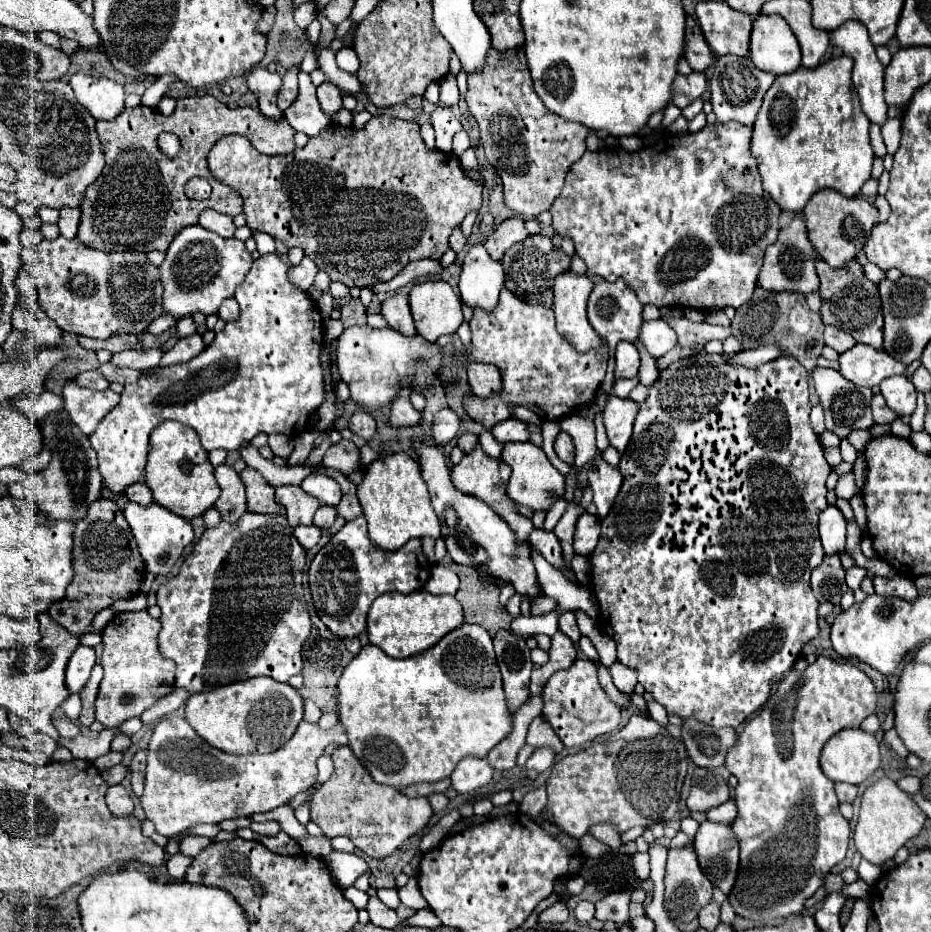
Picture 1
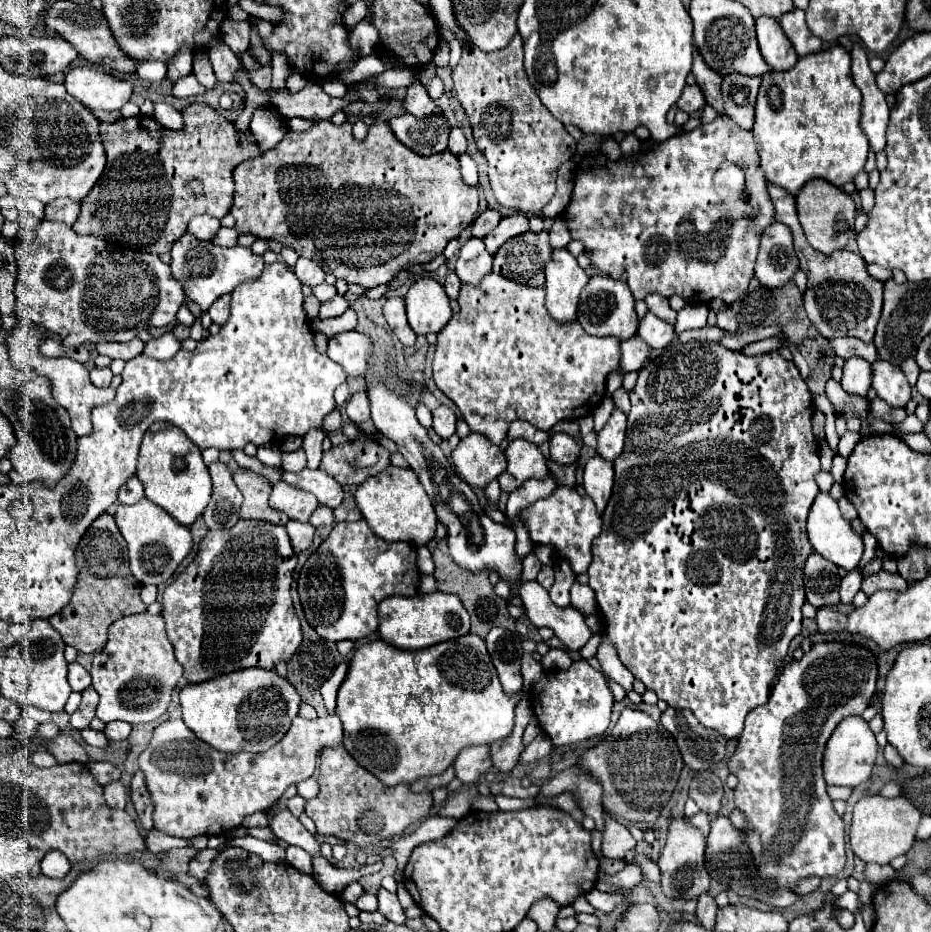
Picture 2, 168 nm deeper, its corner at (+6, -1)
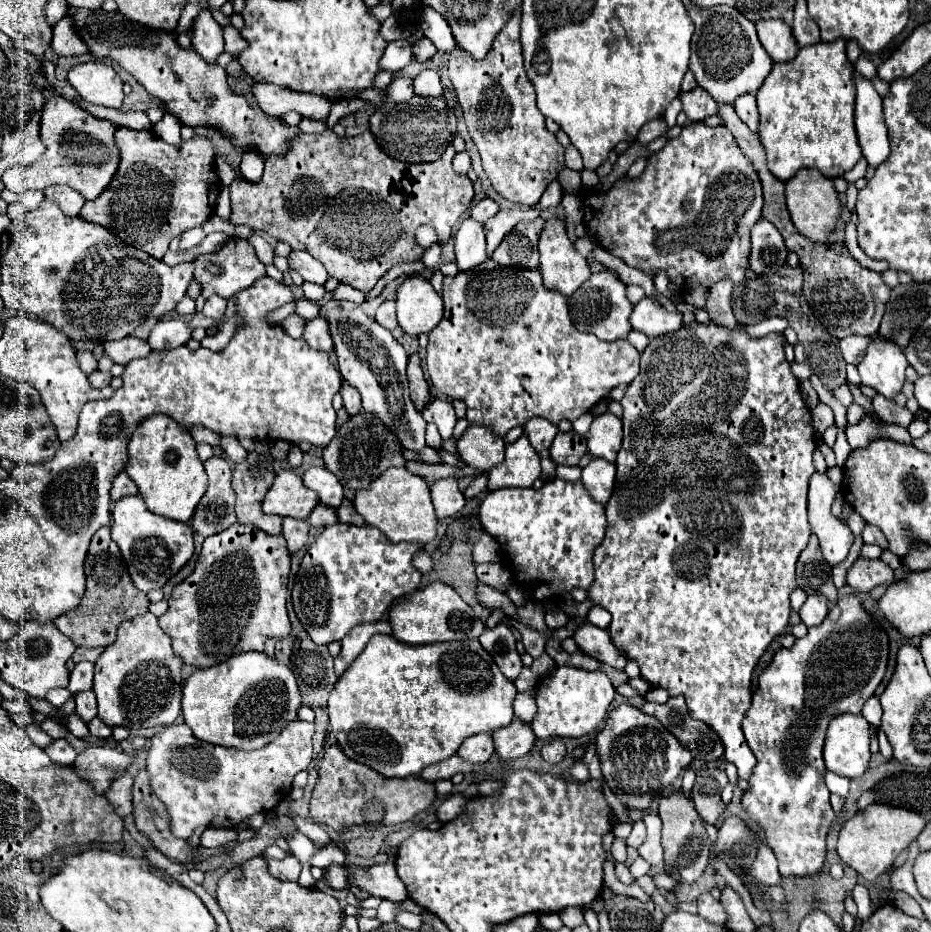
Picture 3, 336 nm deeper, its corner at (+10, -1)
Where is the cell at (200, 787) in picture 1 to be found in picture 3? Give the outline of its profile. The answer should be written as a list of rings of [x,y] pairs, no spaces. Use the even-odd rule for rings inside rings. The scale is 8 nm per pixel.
[[[296,719],[290,721],[288,727],[278,735],[278,739],[268,743],[266,747],[258,751],[240,751],[234,747],[218,747],[218,745],[202,743],[192,735],[192,731],[184,723],[162,727],[150,739],[146,771],[150,777],[150,787],[154,789],[158,799],[166,805],[172,835],[178,839],[188,839],[202,825],[234,829],[254,813],[270,813],[272,809],[276,809],[276,805],[282,799],[286,799],[294,775],[306,771],[312,763],[312,735],[314,735],[314,723]]]

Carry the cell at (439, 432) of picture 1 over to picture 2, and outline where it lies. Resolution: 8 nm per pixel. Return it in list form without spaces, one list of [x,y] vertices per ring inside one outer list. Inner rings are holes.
[[[438,405],[434,411],[434,431],[442,437],[442,439],[450,439],[456,431],[456,415],[450,407],[446,405]]]

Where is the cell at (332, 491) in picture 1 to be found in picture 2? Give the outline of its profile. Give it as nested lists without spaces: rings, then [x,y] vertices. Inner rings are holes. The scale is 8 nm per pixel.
[[[302,469],[298,473],[282,471],[282,481],[316,495],[320,505],[336,509],[342,503],[342,485],[320,469]]]

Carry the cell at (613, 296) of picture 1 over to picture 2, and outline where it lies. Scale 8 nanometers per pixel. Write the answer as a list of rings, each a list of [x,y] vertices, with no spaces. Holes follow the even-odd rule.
[[[596,275],[588,281],[580,295],[576,321],[584,327],[588,335],[594,337],[618,337],[620,341],[630,339],[638,329],[638,315],[634,311],[634,297],[622,279],[612,279],[610,275]]]

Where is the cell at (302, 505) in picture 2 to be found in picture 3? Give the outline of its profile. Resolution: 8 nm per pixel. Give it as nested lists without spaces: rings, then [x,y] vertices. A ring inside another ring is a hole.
[[[280,471],[264,497],[262,509],[270,515],[306,519],[316,505],[318,495],[302,485],[300,475],[292,471]]]

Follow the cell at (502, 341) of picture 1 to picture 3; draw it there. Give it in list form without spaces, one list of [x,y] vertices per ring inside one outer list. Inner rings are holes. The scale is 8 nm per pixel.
[[[486,259],[482,265],[478,265],[478,269],[470,269],[470,273],[458,273],[454,277],[444,277],[444,317],[440,321],[438,327],[434,327],[434,331],[430,333],[430,343],[426,347],[426,367],[428,367],[428,375],[430,381],[436,389],[440,389],[444,395],[448,395],[450,399],[460,399],[466,403],[466,419],[472,425],[482,425],[488,429],[494,429],[496,435],[504,437],[510,429],[524,425],[526,421],[530,421],[532,417],[544,417],[550,423],[558,425],[562,419],[574,421],[580,415],[588,413],[600,399],[608,397],[610,391],[618,385],[628,385],[636,375],[638,375],[638,363],[640,363],[640,353],[626,341],[626,339],[618,339],[618,341],[600,341],[598,337],[594,337],[592,333],[582,333],[578,331],[570,317],[568,317],[568,305],[566,299],[560,293],[546,293],[544,285],[542,285],[542,277],[538,273],[538,269],[534,271],[526,271],[526,269],[512,269],[512,267],[504,267],[494,263],[492,259]]]

